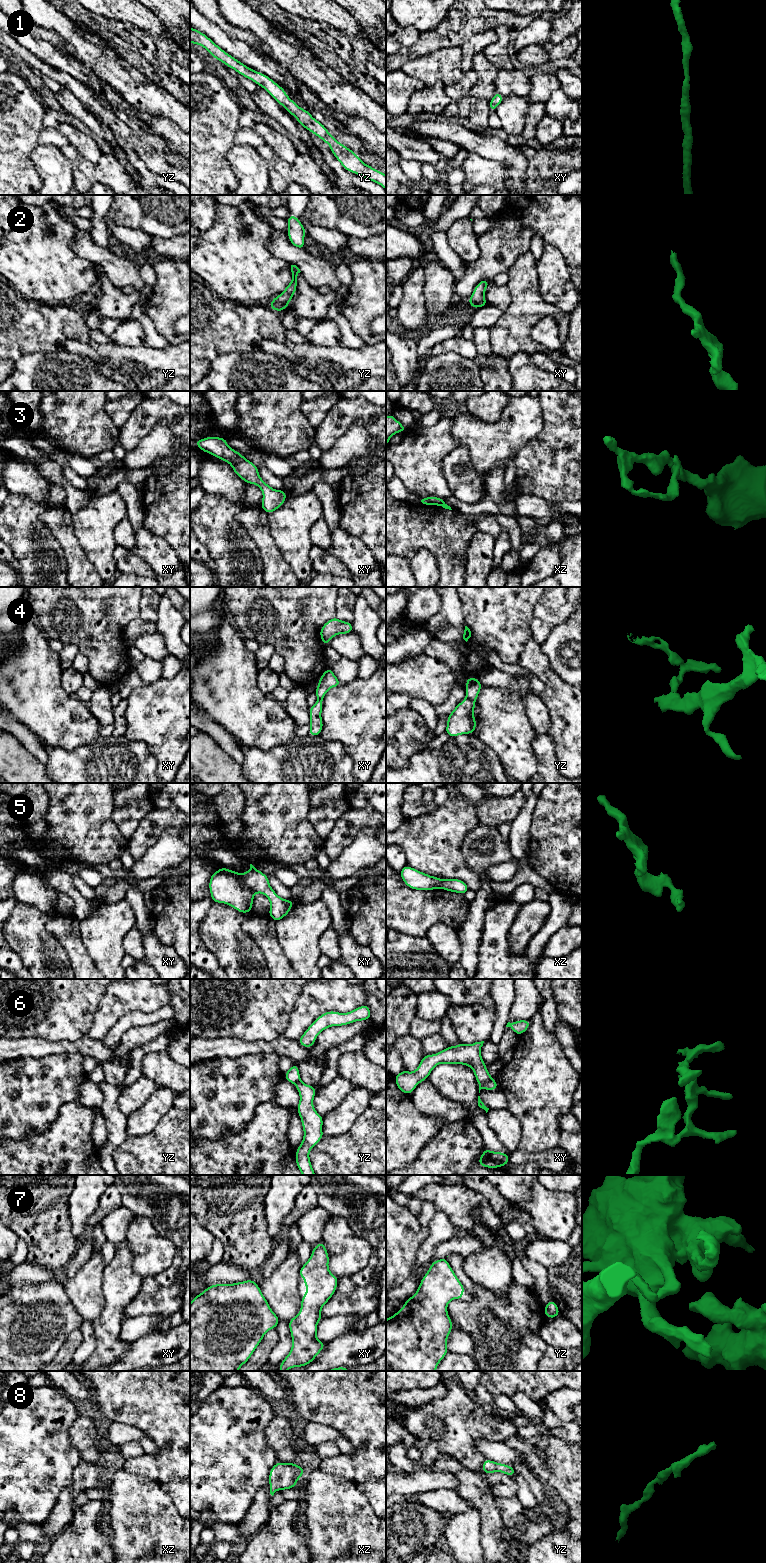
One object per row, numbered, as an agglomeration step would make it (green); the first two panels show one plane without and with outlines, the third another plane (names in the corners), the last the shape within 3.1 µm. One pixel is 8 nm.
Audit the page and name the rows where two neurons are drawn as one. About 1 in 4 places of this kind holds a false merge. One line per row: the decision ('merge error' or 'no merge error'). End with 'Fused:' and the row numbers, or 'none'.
1: no merge error
2: no merge error
3: no merge error
4: merge error
5: merge error
6: merge error
7: no merge error
8: no merge error
Fused: 4, 5, 6

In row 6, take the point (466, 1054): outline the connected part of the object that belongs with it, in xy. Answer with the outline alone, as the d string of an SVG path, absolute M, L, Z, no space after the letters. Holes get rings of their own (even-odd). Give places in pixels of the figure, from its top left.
M484 1041L473 1044L460 1042L458 1046L448 1046L436 1054L424 1055L415 1071L402 1070L394 1077L398 1089L410 1095L420 1082L428 1079L434 1067L441 1063L469 1066L473 1069L476 1081L479 1084L487 1082L492 1077L481 1057L483 1043Z

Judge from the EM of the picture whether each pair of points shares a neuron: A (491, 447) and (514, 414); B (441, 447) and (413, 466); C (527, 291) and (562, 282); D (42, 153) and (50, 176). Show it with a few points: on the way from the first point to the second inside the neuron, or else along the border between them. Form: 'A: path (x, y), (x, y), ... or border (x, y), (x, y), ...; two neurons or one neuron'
A: path (499, 439), (514, 422); one neuron
B: path (434, 447), (420, 459); one neuron
C: border (535, 265), (540, 295), (547, 302), (555, 306); two neurons
D: path (48, 159), (50, 170); one neuron

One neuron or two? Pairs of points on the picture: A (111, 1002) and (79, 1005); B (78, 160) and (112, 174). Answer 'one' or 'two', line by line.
A: two
B: one

